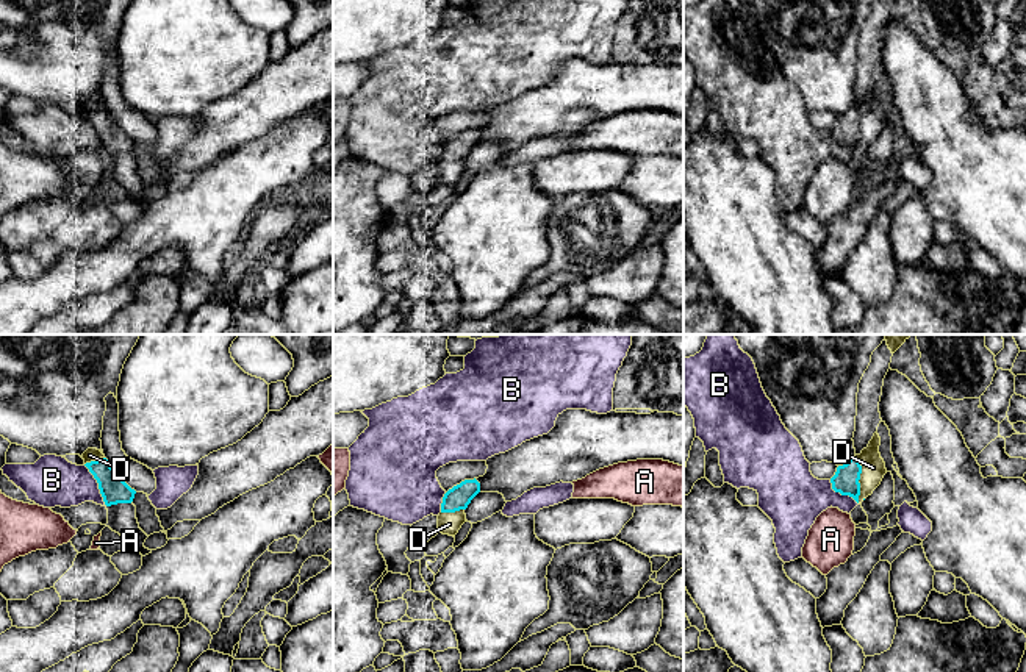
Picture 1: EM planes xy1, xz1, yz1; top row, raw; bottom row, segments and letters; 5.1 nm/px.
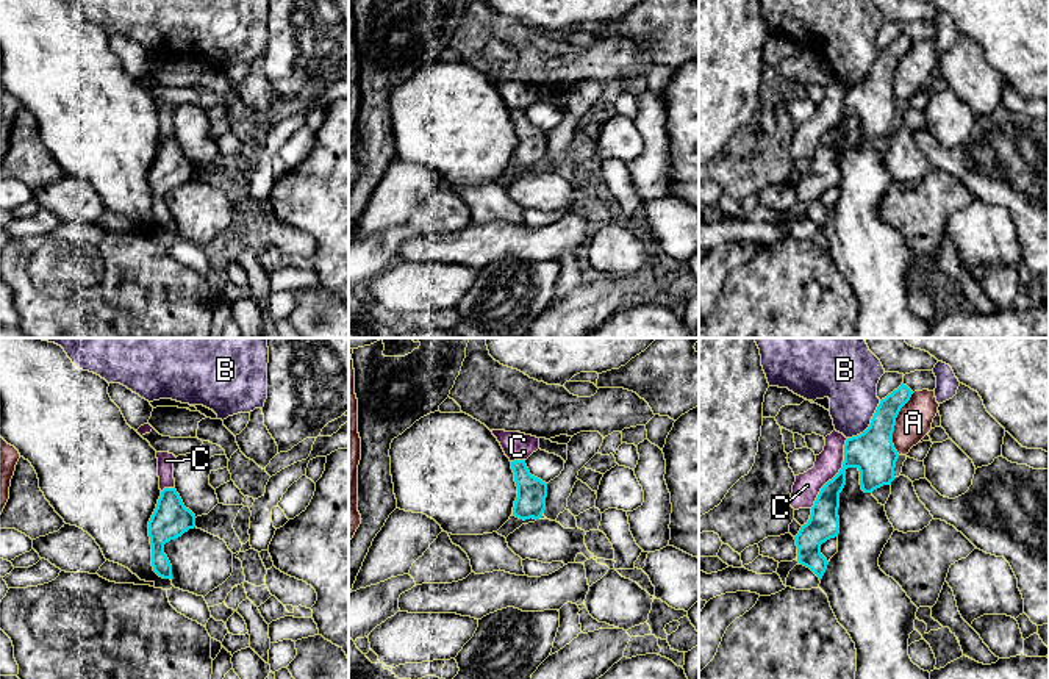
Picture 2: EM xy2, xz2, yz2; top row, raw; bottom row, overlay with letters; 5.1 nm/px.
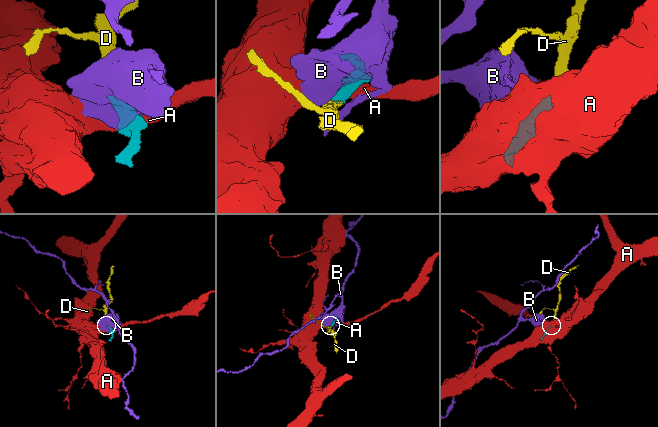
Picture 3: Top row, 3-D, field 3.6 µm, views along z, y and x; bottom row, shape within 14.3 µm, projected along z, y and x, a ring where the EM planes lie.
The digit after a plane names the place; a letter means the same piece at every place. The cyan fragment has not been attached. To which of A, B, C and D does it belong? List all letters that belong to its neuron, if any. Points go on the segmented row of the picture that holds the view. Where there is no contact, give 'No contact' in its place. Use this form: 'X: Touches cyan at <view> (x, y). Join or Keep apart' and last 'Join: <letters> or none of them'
A: Touches cyan at yz2 (895, 424). Keep apart
B: Touches cyan at yz2 (869, 424). Keep apart
C: Touches cyan at yz2 (838, 473). Keep apart
D: Touches cyan at yz1 (859, 478). Join
Join: D

